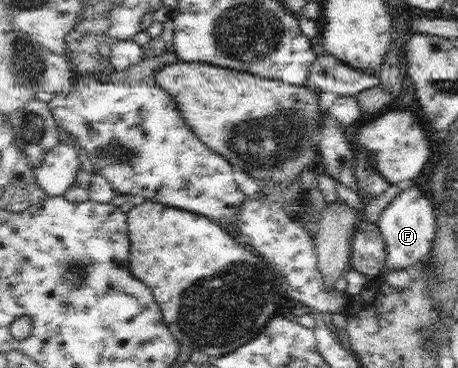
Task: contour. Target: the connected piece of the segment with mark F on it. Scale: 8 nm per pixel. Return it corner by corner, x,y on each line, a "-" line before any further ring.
411,186
402,191
383,211
377,221
387,239
387,270
381,279
390,272
404,270
429,261
432,247
438,235
436,208
429,194
421,186

